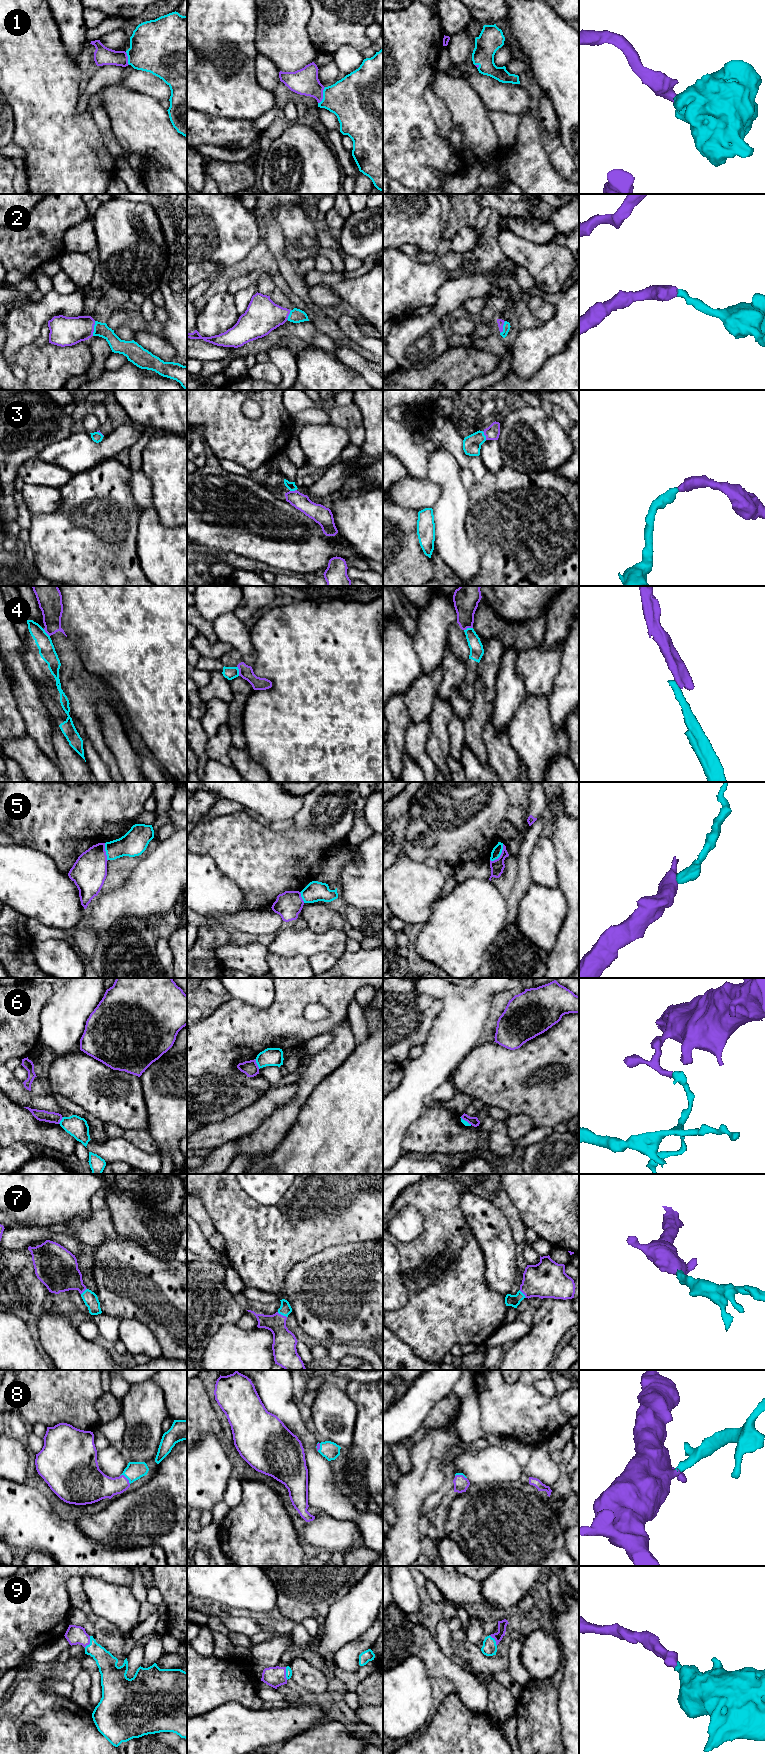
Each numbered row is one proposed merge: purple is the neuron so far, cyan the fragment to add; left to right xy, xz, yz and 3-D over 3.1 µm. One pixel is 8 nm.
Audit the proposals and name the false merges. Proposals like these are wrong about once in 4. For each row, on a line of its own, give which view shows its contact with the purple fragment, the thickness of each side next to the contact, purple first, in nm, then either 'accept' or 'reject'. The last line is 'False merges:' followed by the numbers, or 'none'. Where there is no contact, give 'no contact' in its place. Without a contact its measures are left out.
1: xz | 220/380 nm | accept
2: xy | 240/120 nm | accept
3: yz | 110/140 nm | accept
4: xz | 110/100 nm | reject
5: yz | 120/80 nm | reject
6: xz | 120/140 nm | reject
7: xz | 190/100 nm | accept
8: xy | 220/140 nm | accept
9: xy | 150/160 nm | accept
False merges: 4, 5, 6

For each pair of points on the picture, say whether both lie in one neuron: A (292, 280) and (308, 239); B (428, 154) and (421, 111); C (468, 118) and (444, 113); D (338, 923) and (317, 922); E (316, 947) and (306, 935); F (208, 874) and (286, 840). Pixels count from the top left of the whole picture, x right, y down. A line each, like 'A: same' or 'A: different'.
A: different
B: same
C: different
D: same
E: same
F: different

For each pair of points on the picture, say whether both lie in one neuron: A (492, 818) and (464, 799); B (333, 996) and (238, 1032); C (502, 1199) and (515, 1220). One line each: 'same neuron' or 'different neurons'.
A: same neuron
B: same neuron
C: same neuron

